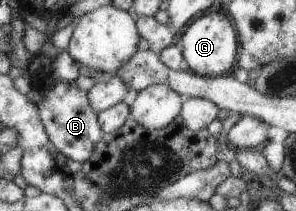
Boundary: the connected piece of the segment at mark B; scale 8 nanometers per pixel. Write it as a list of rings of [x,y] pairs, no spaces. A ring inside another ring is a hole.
[[[54,82],[46,92],[42,92],[42,100],[38,102],[38,116],[42,127],[63,160],[70,160],[77,163],[86,162],[94,150],[94,144],[100,140],[102,132],[98,122],[97,114],[90,110],[86,92],[78,90],[73,82]]]

